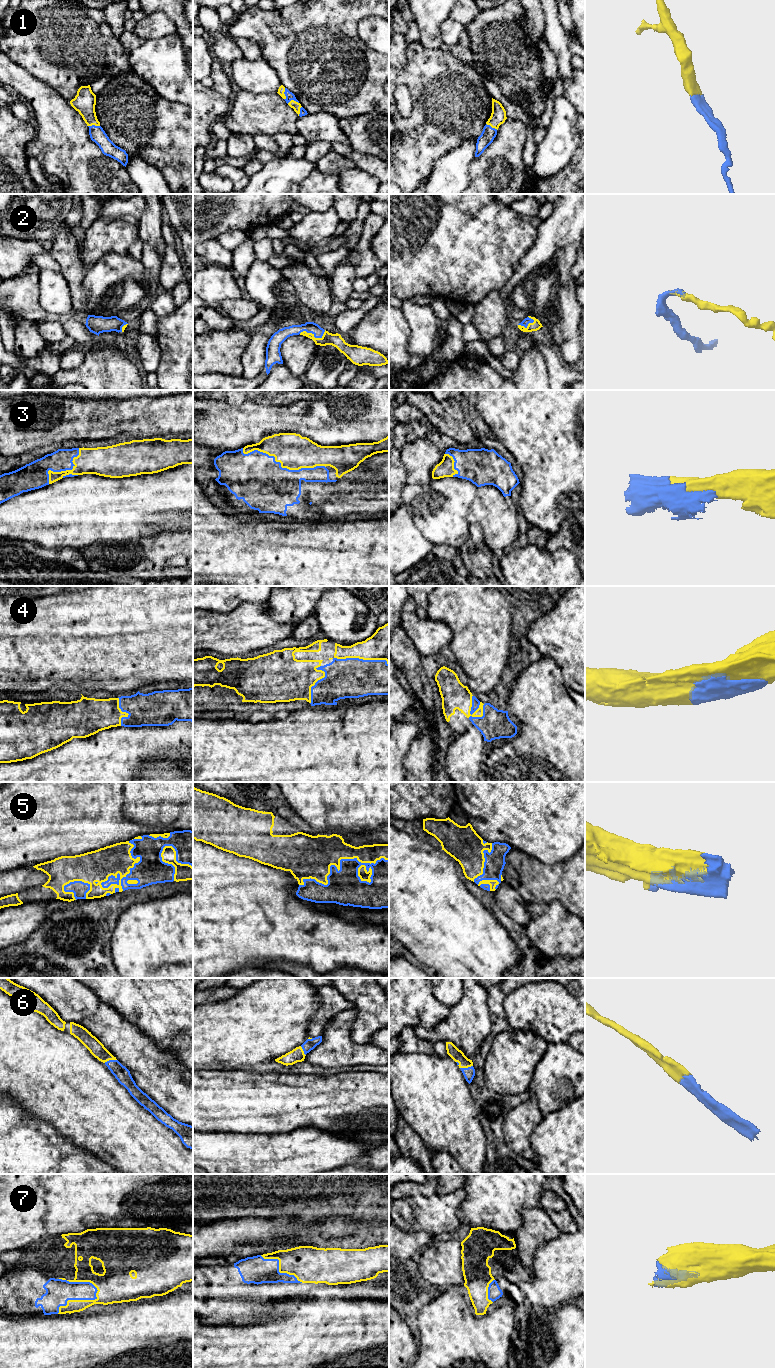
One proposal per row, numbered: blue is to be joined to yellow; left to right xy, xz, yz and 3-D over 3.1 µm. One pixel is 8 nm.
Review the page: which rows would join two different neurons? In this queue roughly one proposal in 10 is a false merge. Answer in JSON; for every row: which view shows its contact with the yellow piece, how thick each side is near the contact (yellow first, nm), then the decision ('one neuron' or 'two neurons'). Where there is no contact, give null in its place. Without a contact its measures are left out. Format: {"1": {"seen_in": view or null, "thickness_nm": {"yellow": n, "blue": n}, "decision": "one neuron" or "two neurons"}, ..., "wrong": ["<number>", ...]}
{"1": {"seen_in": "xz", "thickness_nm": {"yellow": 60, "blue": 70}, "decision": "one neuron"}, "2": {"seen_in": "xz", "thickness_nm": {"yellow": 100, "blue": 100}, "decision": "one neuron"}, "3": {"seen_in": "xz", "thickness_nm": {"yellow": 280, "blue": 400}, "decision": "one neuron"}, "4": {"seen_in": "xz", "thickness_nm": {"yellow": 280, "blue": 320}, "decision": "one neuron"}, "5": {"seen_in": "xz", "thickness_nm": {"yellow": 340, "blue": 280}, "decision": "one neuron"}, "6": {"seen_in": "yz", "thickness_nm": {"yellow": 100, "blue": 90}, "decision": "one neuron"}, "7": {"seen_in": "xy", "thickness_nm": {"yellow": 180, "blue": 200}, "decision": "one neuron"}, "wrong": []}

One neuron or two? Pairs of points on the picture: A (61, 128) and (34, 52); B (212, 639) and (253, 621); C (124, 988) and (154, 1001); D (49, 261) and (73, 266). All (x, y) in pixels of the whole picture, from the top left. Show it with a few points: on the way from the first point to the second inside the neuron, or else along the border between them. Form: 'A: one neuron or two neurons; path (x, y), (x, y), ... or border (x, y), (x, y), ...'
A: two neurons; border (18, 65), (38, 79)
B: one neuron; path (222, 633), (237, 633), (243, 630)
C: one neuron; path (131, 988), (143, 990), (147, 994)
D: two neurons; border (49, 251), (60, 270)

